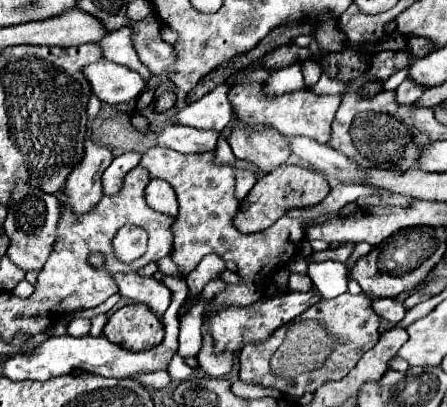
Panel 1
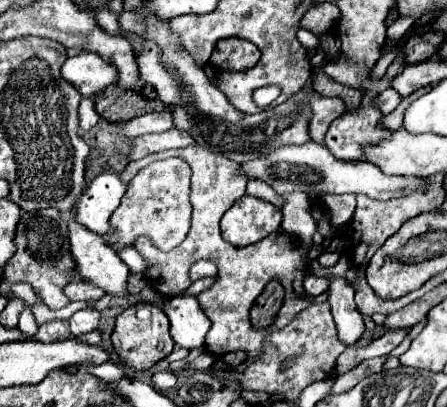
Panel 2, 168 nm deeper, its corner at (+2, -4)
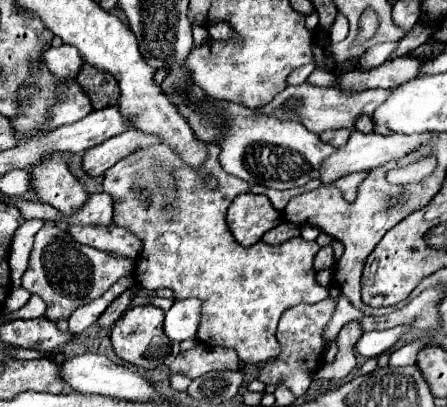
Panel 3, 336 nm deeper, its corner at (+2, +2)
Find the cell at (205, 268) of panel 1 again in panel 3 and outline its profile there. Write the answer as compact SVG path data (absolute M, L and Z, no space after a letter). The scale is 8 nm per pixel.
M198 298L174 300L174 304L166 312L166 320L164 320L166 336L176 342L196 338L196 332L200 326L200 316L202 316L202 302Z

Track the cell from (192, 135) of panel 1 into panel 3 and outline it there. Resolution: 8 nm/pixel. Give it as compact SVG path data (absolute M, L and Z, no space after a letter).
M130 128L128 132L114 136L110 140L102 142L100 146L94 146L92 150L86 150L84 160L82 160L82 168L90 176L100 176L108 168L112 168L116 162L130 156L132 152L136 152L140 148L148 148L148 146L158 144L158 142L162 142L160 136Z

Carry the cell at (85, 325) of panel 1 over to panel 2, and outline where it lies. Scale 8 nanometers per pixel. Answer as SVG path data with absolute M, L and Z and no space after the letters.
M82 308L82 310L72 314L72 318L70 318L70 332L74 336L84 334L84 332L92 332L92 330L96 330L98 320L100 320L100 312L96 308Z

